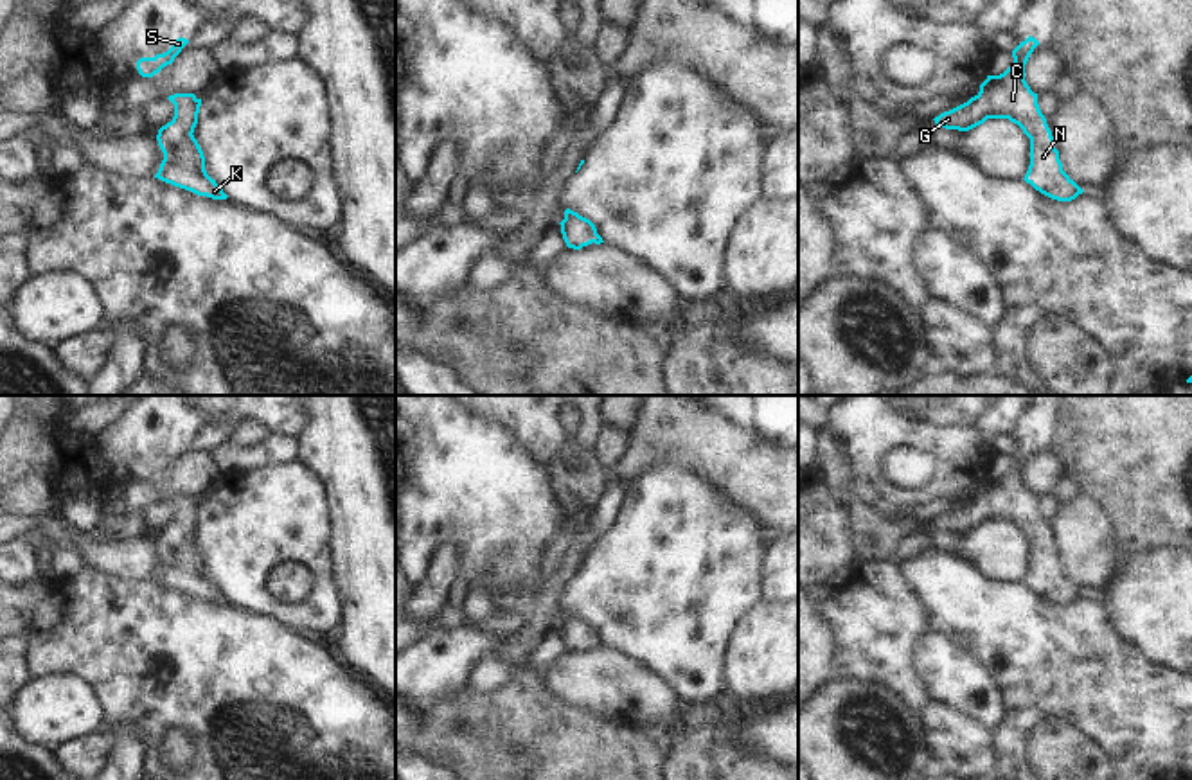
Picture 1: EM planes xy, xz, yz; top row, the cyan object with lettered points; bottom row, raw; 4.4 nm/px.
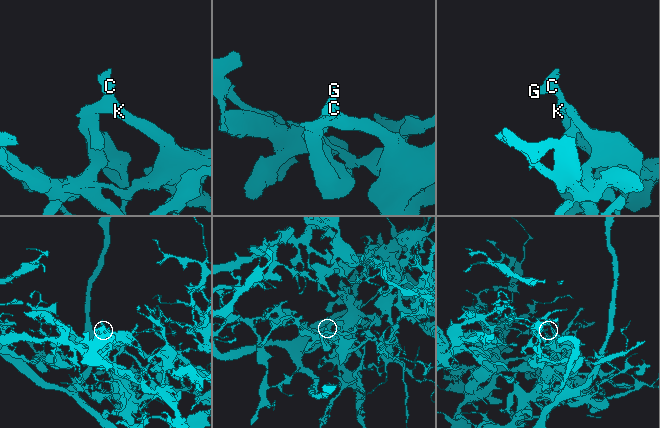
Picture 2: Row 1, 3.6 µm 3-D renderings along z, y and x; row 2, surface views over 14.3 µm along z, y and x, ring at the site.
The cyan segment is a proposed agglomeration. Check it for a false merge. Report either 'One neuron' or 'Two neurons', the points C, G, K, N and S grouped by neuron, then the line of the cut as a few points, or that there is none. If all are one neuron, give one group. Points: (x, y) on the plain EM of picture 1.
One neuron. Groups: C G K N S. No split.

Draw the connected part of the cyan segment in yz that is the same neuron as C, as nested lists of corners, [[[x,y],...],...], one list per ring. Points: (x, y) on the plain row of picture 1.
[[[1028,439],[1012,453],[1014,465],[1003,476],[987,478],[974,500],[933,523],[946,532],[969,534],[987,521],[1009,521],[1030,541],[1030,568],[1023,582],[1052,602],[1072,604],[1084,593],[1063,573],[1037,496],[1025,483],[1025,467],[1037,448]]]

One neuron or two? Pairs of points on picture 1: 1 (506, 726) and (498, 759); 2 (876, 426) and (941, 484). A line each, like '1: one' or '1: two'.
1: two
2: one

